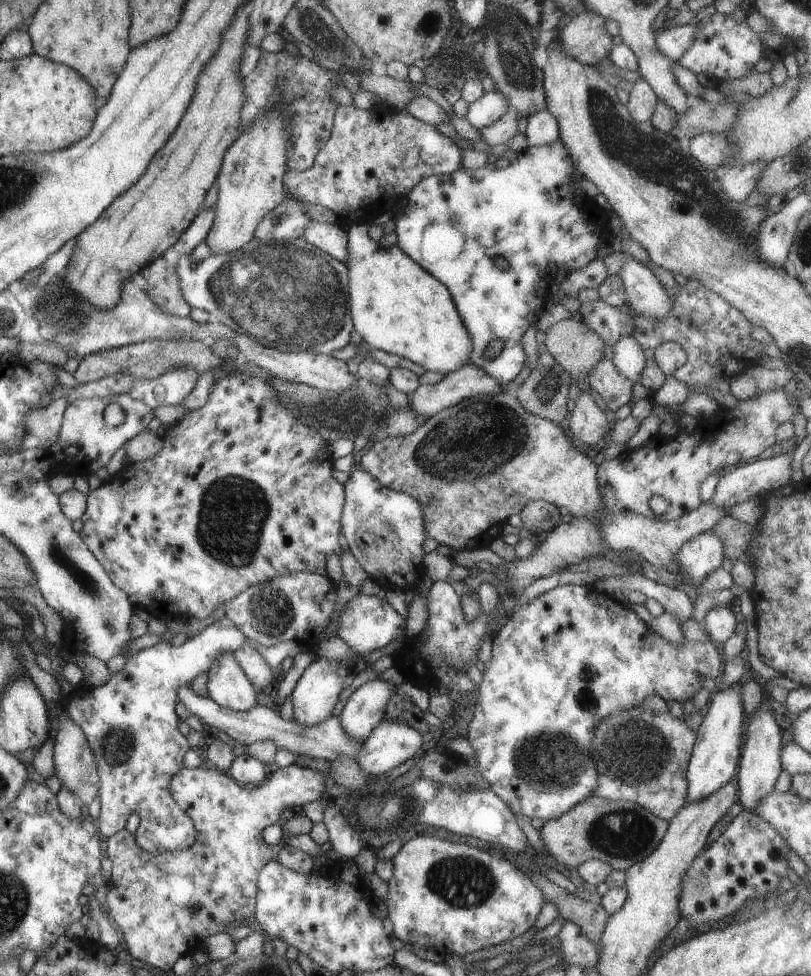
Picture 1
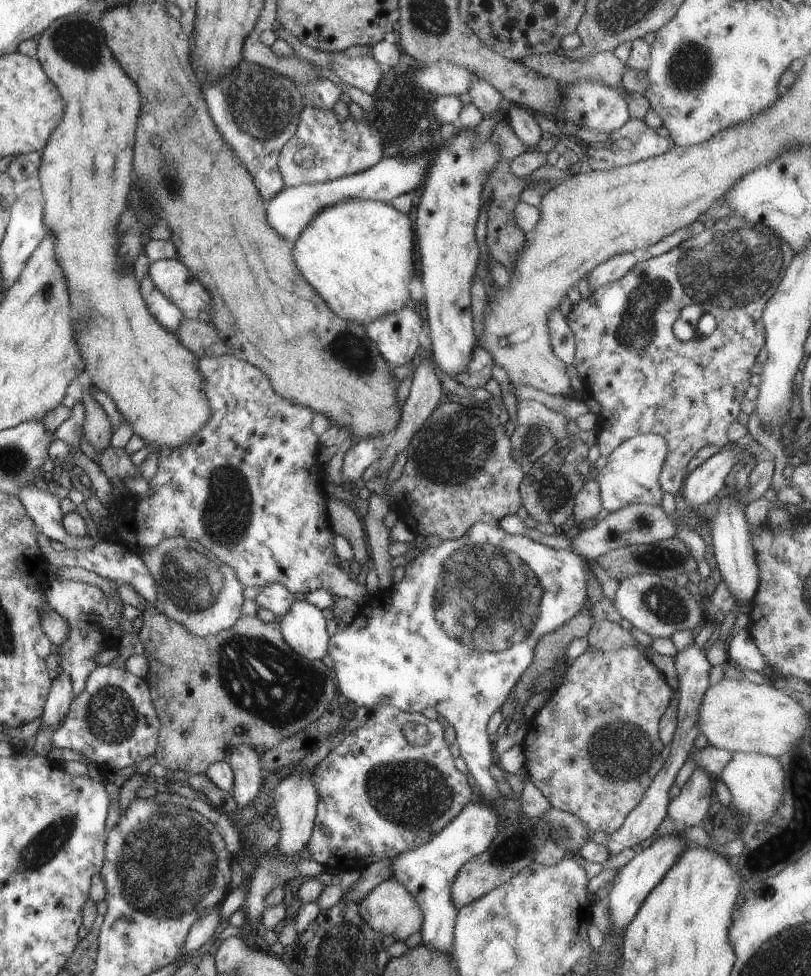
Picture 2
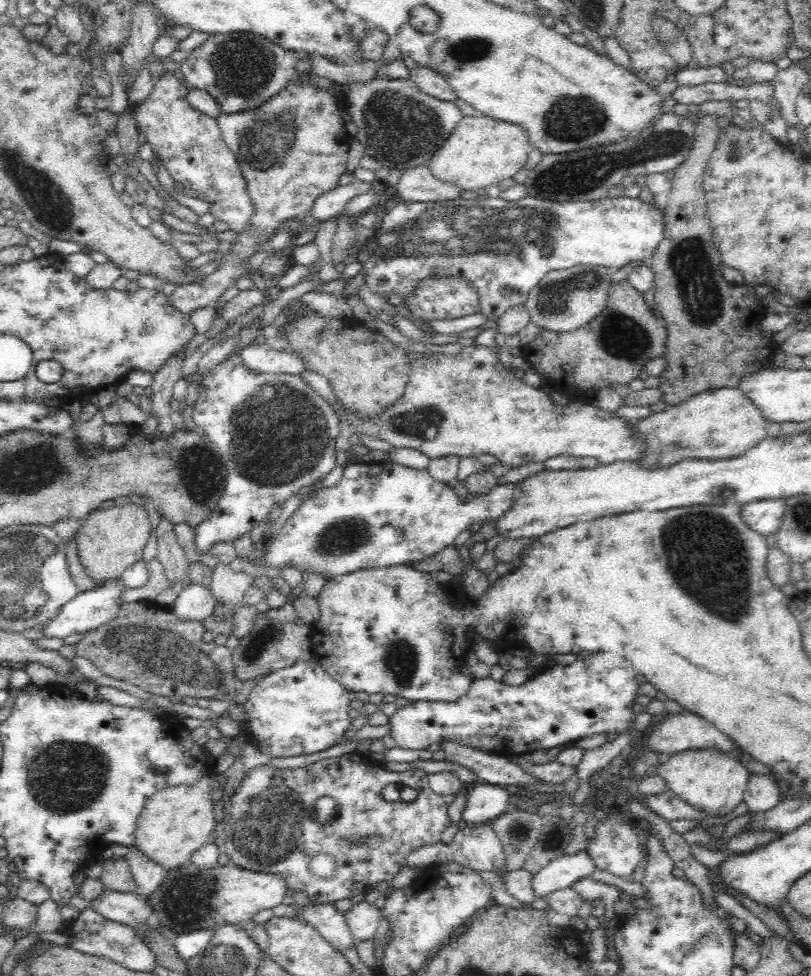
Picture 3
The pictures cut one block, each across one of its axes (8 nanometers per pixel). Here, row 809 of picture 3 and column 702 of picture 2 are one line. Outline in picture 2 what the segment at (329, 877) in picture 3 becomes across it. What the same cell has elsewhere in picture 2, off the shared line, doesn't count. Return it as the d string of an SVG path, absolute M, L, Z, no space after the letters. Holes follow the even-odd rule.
M725 216L714 220L710 228L699 227L700 231L690 236L687 240L679 242L677 246L671 248L663 254L648 258L642 262L636 262L623 276L617 280L607 282L603 286L599 286L591 291L591 295L586 299L580 298L577 304L571 305L571 311L565 317L567 326L571 330L573 340L575 340L575 354L573 365L577 370L578 383L586 390L587 396L595 400L600 406L599 412L596 414L596 444L599 448L601 456L607 456L612 450L615 450L625 440L635 435L643 435L653 433L662 436L667 442L667 456L661 467L659 475L659 484L662 492L678 494L679 488L682 487L683 478L685 478L687 462L695 456L695 452L702 446L707 444L715 444L719 448L729 445L726 435L727 427L736 420L740 411L740 402L744 398L744 392L749 386L749 376L751 376L750 368L755 362L755 356L759 350L764 347L765 330L763 330L762 310L764 304L771 298L771 295L777 290L777 285L783 274L789 260L791 260L792 250L789 244L785 244L785 240L779 238L779 234L775 234L771 228L763 226L763 224L751 224L743 218L737 216ZM688 304L699 306L702 311L712 314L716 320L716 326L709 336L695 335L688 341L681 341L673 335L671 325L679 318L680 309Z

